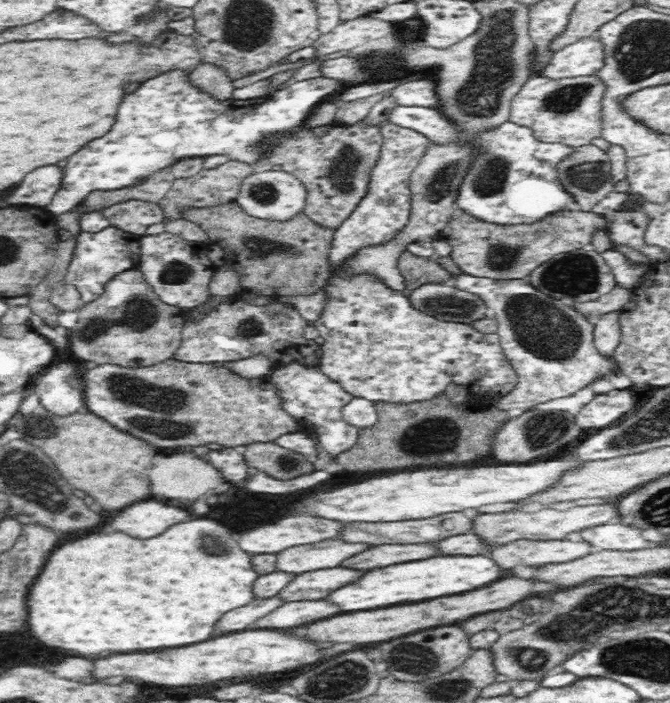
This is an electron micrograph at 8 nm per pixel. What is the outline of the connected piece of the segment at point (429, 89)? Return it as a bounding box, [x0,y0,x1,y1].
[393,74,442,108]

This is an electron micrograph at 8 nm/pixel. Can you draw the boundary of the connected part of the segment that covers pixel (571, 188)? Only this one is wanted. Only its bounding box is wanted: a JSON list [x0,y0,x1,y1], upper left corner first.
[559,143,616,206]

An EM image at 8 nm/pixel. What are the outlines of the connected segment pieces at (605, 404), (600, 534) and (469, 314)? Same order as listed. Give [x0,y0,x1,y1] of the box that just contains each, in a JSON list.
[[575,388,634,428],[582,524,654,550],[408,283,487,325]]

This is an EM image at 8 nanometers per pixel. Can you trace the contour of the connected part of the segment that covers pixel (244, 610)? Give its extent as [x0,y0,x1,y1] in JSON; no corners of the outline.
[212,598,282,634]

